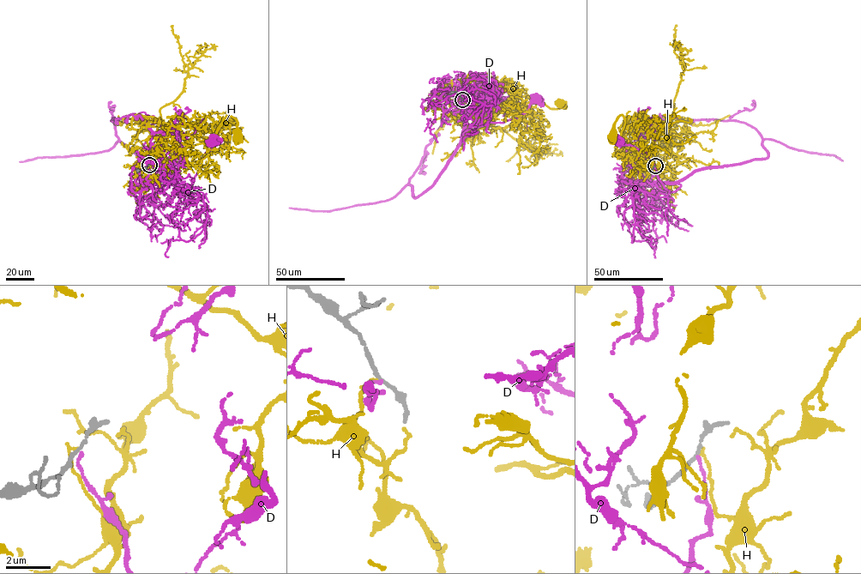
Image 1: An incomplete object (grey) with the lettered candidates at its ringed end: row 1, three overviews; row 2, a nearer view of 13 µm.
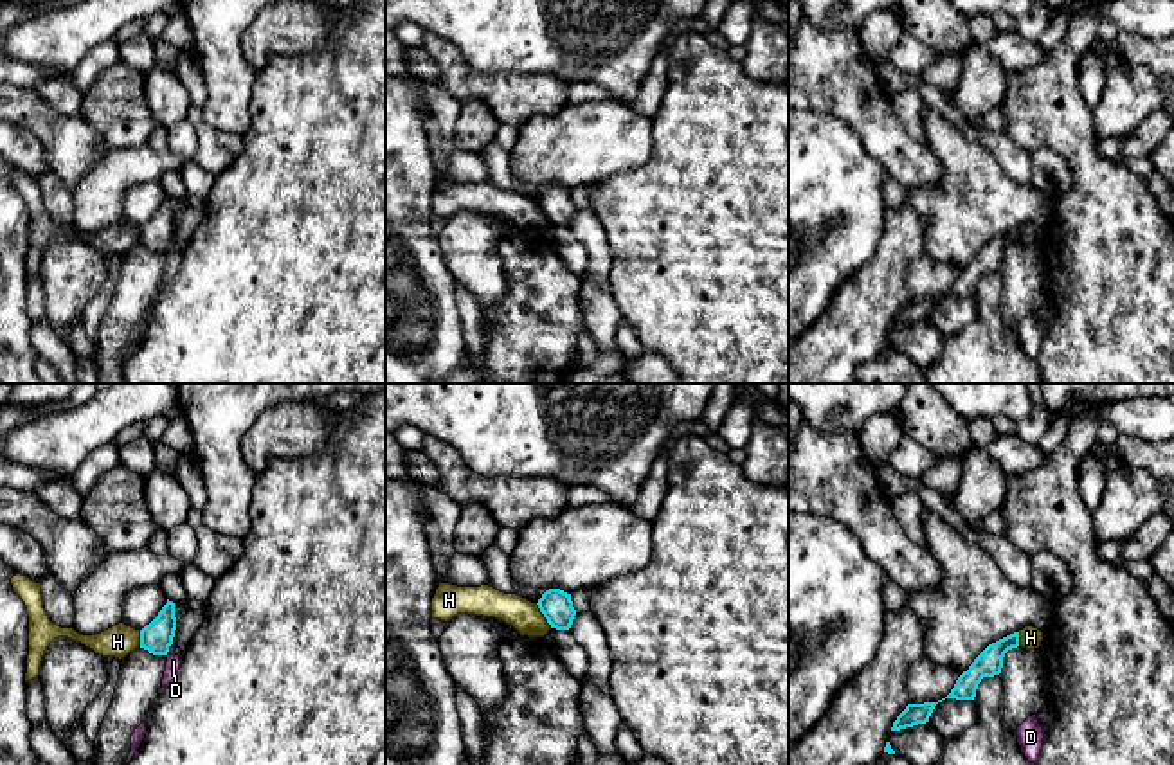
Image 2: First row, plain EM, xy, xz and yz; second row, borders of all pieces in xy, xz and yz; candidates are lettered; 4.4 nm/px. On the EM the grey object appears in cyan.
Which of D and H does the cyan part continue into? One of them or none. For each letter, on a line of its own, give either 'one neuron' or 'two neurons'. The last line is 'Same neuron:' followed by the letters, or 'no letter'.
D: two neurons
H: two neurons
Same neuron: no letter

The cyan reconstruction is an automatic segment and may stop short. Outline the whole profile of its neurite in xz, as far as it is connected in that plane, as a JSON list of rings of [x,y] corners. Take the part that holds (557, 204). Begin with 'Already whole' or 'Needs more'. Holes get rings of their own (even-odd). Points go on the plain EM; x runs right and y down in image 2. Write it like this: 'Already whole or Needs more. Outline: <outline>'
Already whole. Outline: [[[549,185],[542,191],[538,196],[538,205],[551,221],[551,225],[556,227],[569,227],[573,221],[573,216],[576,212],[576,207],[571,198],[571,191],[560,187],[560,185]]]

